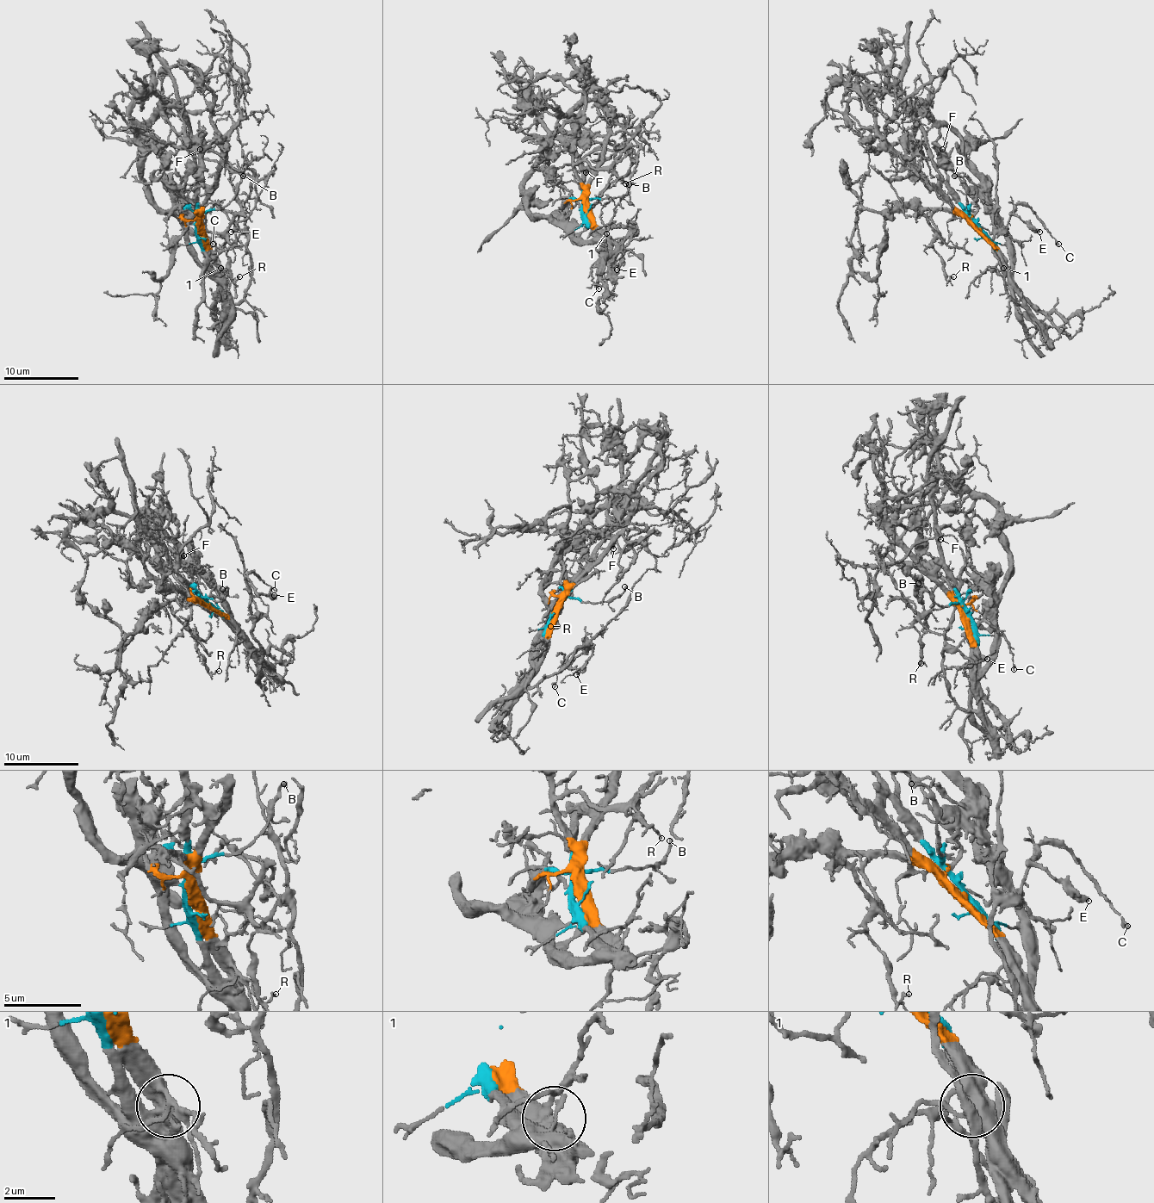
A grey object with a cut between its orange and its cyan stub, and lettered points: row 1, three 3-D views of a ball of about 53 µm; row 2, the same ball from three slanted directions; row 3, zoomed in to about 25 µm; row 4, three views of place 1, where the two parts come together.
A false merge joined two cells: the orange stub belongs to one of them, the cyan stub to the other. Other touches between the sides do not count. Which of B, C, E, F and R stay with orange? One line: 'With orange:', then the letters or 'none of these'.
With orange: C, E, F, R

